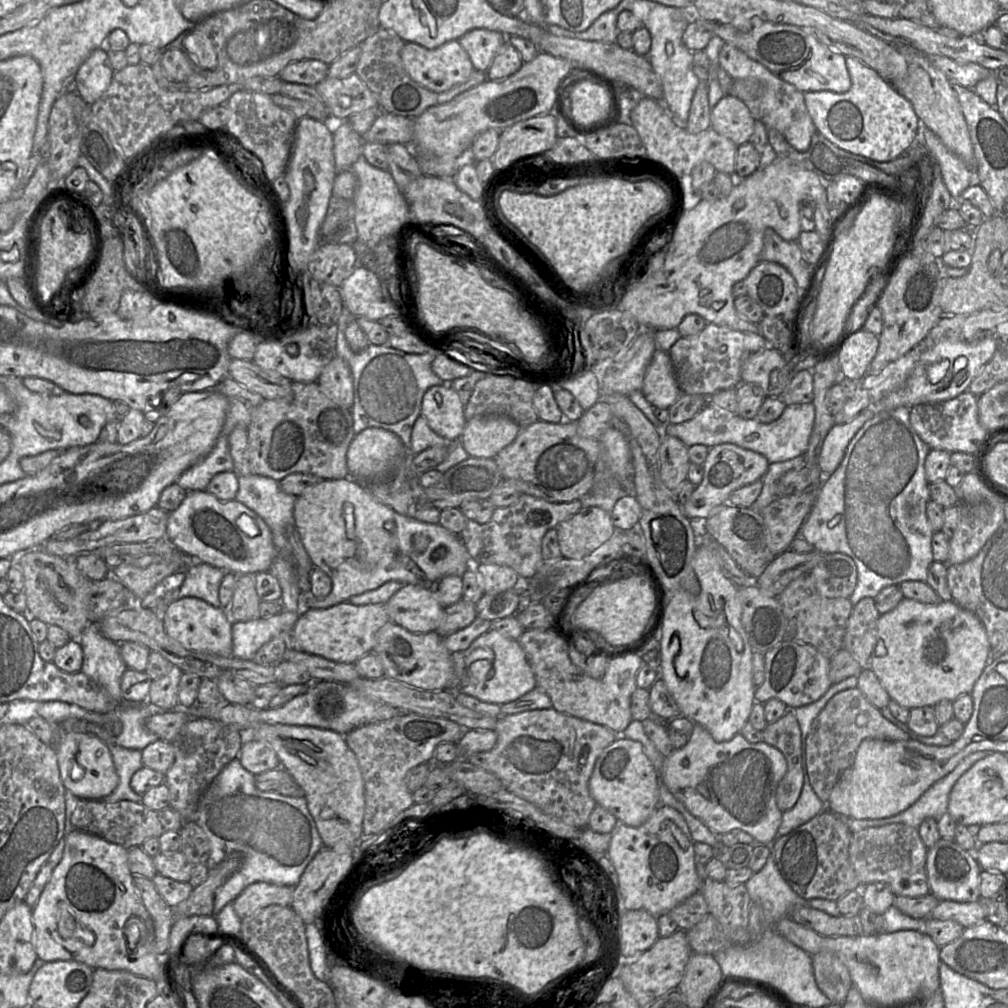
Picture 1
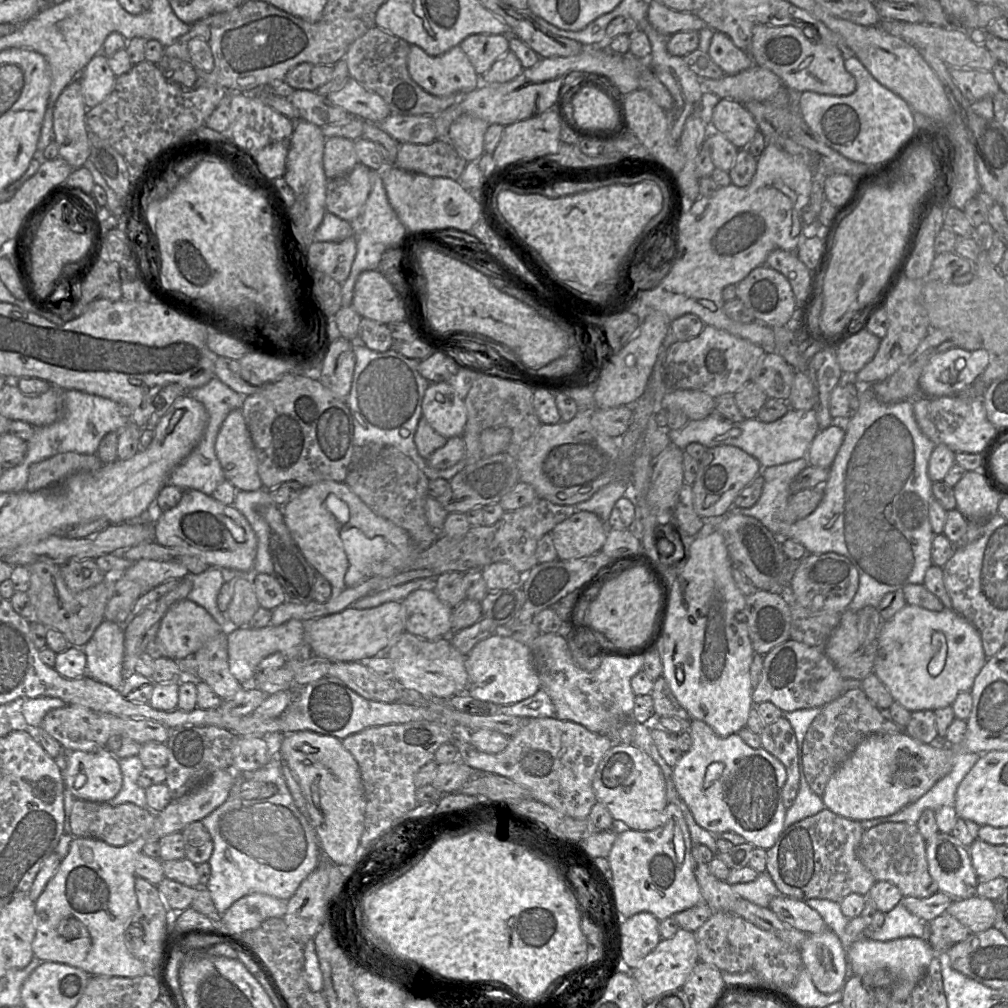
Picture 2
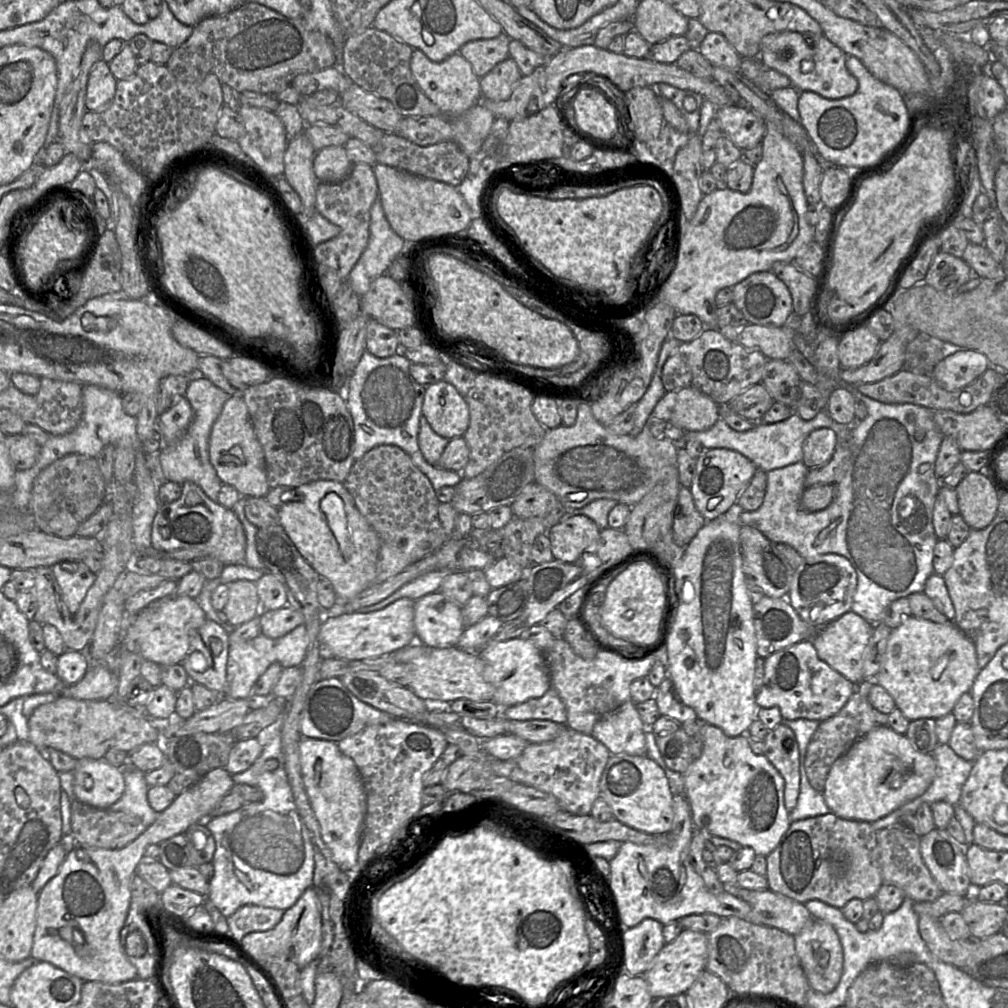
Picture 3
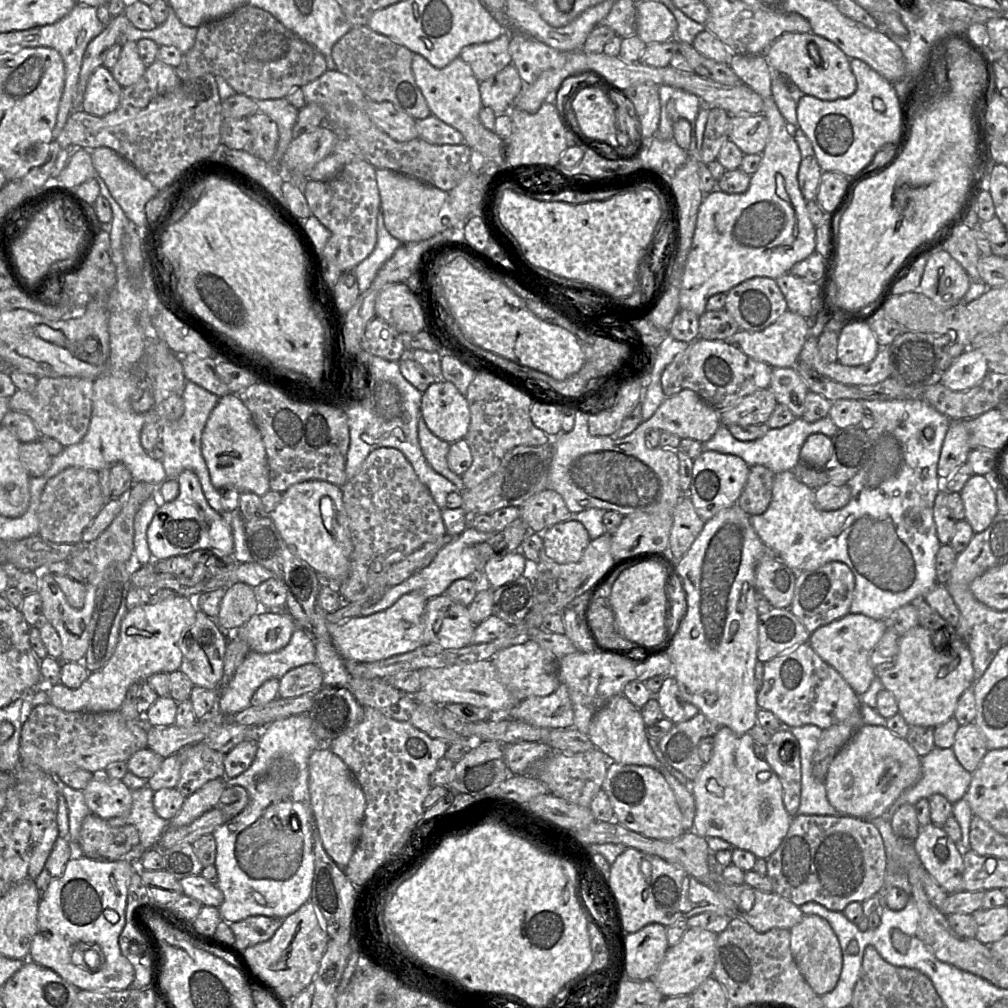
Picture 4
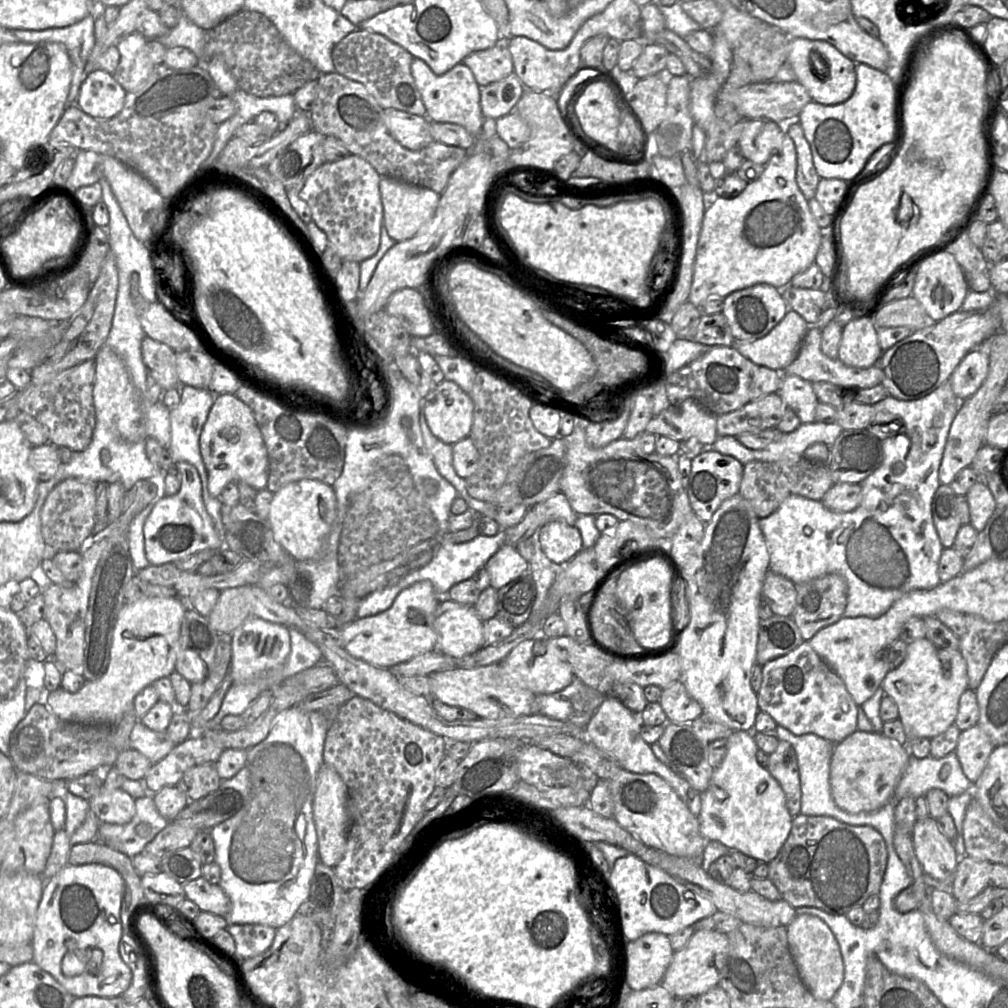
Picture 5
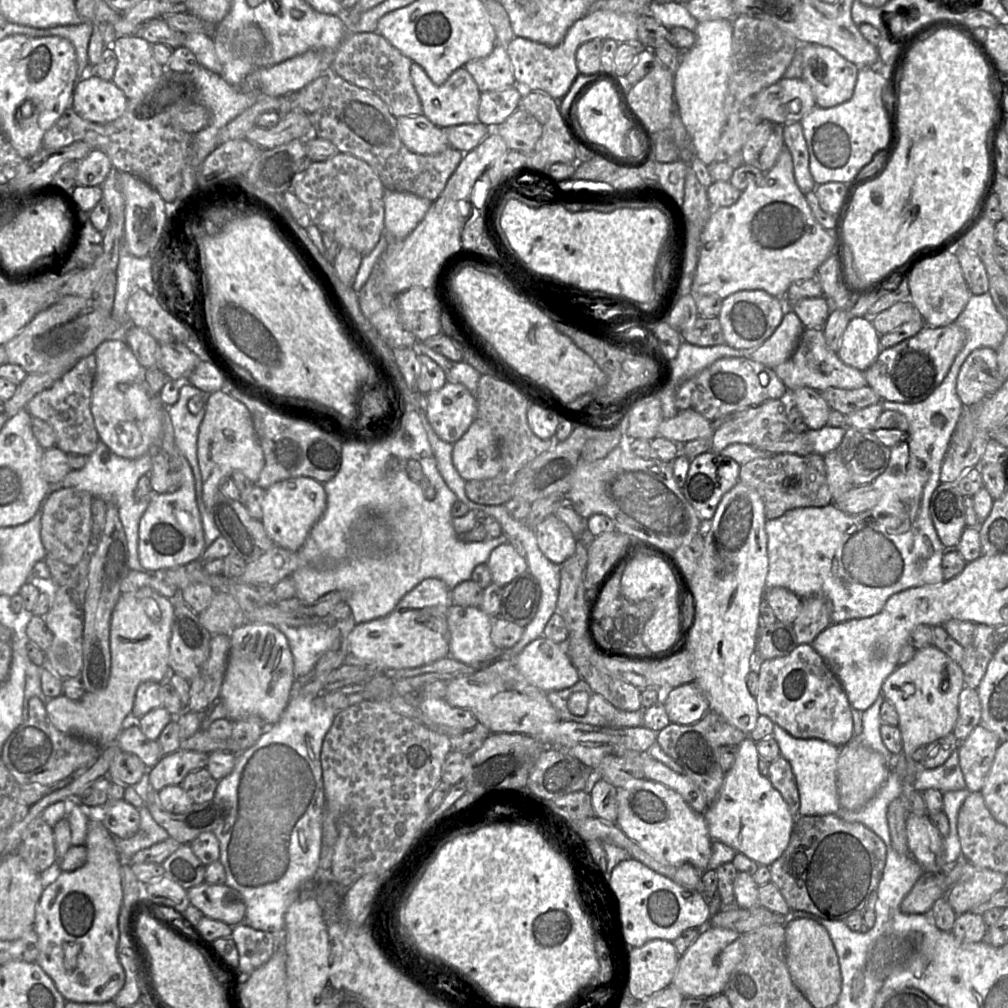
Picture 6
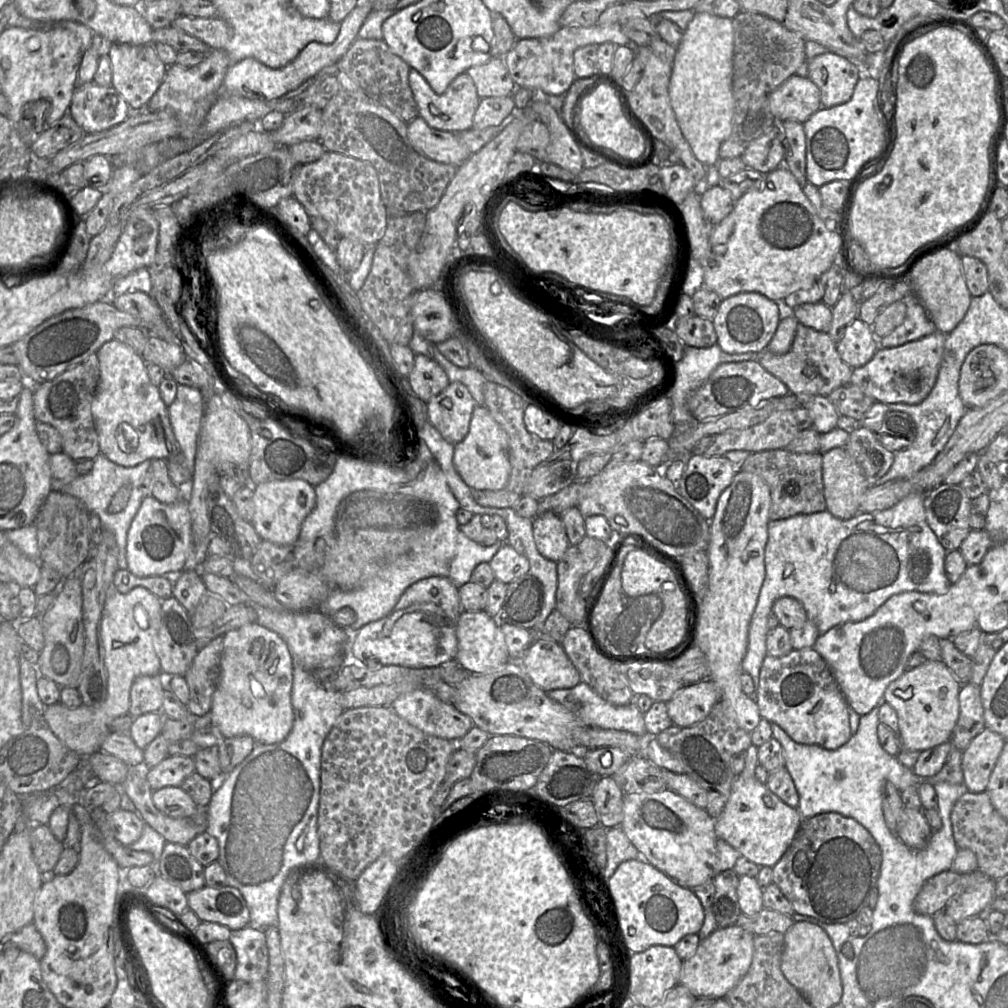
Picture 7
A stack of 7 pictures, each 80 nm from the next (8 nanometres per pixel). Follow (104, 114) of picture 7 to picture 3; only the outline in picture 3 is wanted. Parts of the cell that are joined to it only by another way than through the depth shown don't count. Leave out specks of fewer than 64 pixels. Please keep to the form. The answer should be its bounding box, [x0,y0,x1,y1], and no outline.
[85,59,117,111]

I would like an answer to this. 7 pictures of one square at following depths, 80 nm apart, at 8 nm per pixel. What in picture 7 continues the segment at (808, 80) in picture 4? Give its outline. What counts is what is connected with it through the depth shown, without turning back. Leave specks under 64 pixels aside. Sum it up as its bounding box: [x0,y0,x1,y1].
[808,52,861,108]

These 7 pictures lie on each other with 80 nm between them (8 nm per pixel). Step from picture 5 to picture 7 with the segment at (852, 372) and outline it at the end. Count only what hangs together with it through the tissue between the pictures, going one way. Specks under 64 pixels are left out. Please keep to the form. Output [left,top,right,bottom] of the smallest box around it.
[759,323,853,397]

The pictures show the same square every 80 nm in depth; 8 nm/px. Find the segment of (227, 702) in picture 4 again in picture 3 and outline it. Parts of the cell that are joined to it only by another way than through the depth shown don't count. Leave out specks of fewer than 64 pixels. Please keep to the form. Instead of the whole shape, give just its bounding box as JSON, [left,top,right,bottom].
[222,624,309,698]

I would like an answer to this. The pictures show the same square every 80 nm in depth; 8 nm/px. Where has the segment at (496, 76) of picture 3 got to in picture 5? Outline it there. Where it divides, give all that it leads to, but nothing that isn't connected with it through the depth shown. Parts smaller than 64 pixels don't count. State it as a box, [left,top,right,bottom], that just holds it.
[480,72,525,119]

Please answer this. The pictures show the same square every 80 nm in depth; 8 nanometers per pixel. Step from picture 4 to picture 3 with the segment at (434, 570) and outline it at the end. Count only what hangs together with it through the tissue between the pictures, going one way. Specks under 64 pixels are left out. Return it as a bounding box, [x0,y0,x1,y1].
[359,571,452,613]

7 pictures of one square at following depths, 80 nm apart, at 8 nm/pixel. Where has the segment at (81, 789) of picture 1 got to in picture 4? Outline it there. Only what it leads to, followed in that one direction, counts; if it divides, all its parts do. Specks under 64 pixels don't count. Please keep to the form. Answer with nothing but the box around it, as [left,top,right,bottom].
[83,772,132,819]

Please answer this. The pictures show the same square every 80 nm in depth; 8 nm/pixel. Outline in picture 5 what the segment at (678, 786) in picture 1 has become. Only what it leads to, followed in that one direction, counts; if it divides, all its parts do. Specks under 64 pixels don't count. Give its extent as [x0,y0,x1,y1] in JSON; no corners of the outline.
[698,731,792,862]

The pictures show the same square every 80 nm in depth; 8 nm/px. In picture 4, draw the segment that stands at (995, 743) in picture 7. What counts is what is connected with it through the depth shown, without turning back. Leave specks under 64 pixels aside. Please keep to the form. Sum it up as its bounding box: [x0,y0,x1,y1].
[951,722,988,774]

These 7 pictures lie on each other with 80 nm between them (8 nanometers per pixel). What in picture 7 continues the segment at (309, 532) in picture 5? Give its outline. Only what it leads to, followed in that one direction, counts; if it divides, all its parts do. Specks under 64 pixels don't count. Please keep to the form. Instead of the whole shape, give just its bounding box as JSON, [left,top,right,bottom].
[251,479,316,545]

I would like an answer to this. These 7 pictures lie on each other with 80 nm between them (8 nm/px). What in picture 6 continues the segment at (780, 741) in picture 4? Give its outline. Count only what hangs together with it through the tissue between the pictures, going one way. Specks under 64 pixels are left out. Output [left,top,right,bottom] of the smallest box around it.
[768,756,800,815]

